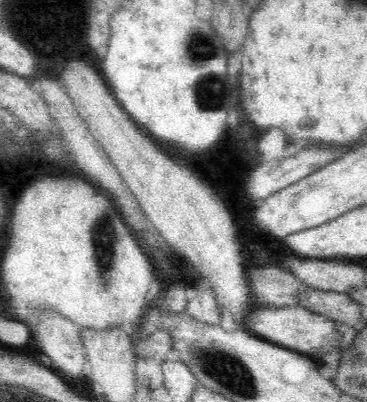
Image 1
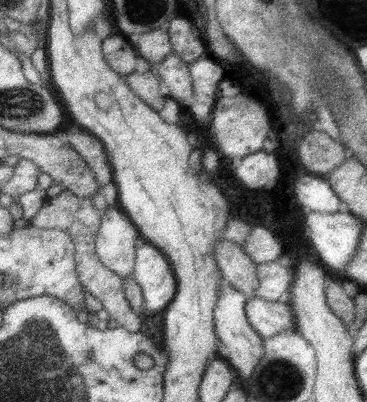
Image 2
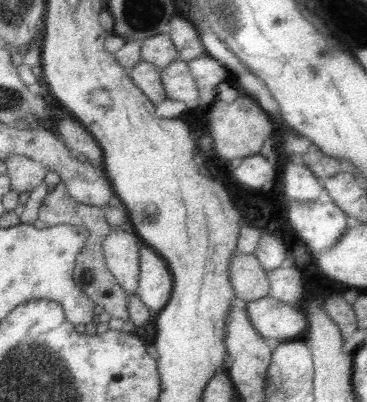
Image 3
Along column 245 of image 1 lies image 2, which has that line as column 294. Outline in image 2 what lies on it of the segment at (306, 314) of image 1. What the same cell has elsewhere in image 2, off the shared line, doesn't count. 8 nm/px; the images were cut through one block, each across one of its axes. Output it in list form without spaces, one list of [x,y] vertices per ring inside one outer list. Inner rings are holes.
[[[249,298],[245,302],[245,314],[251,328],[261,338],[271,338],[279,332],[293,330],[295,318],[289,304],[283,302],[269,302],[263,298]]]

